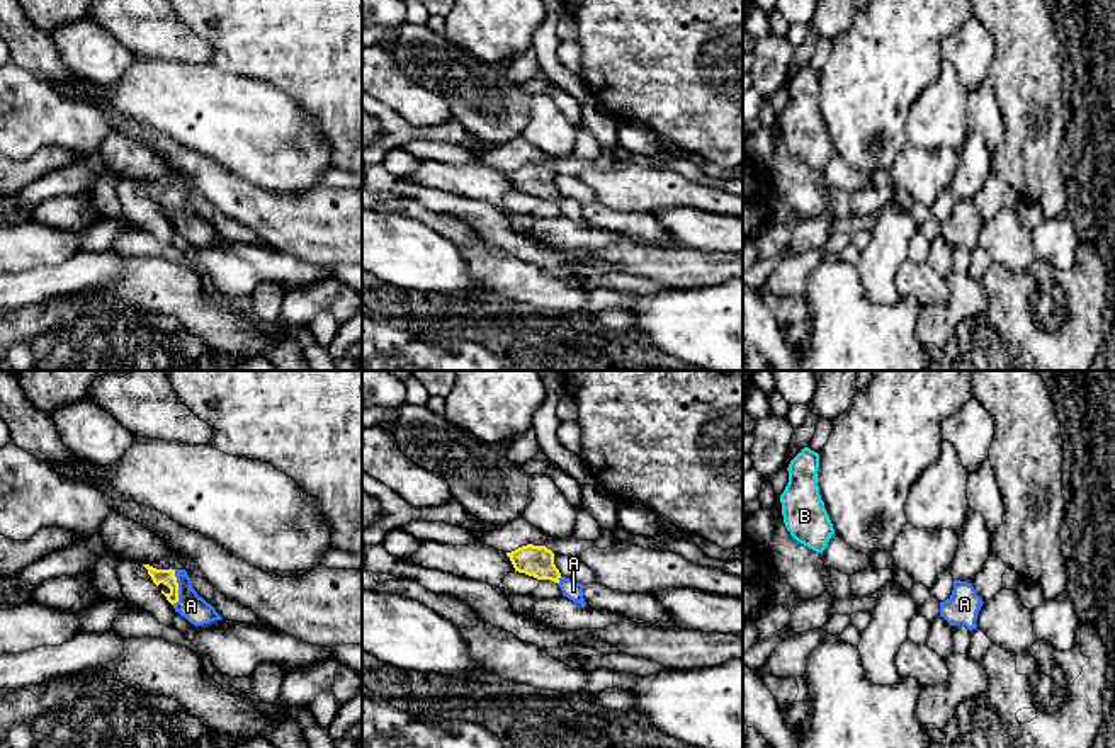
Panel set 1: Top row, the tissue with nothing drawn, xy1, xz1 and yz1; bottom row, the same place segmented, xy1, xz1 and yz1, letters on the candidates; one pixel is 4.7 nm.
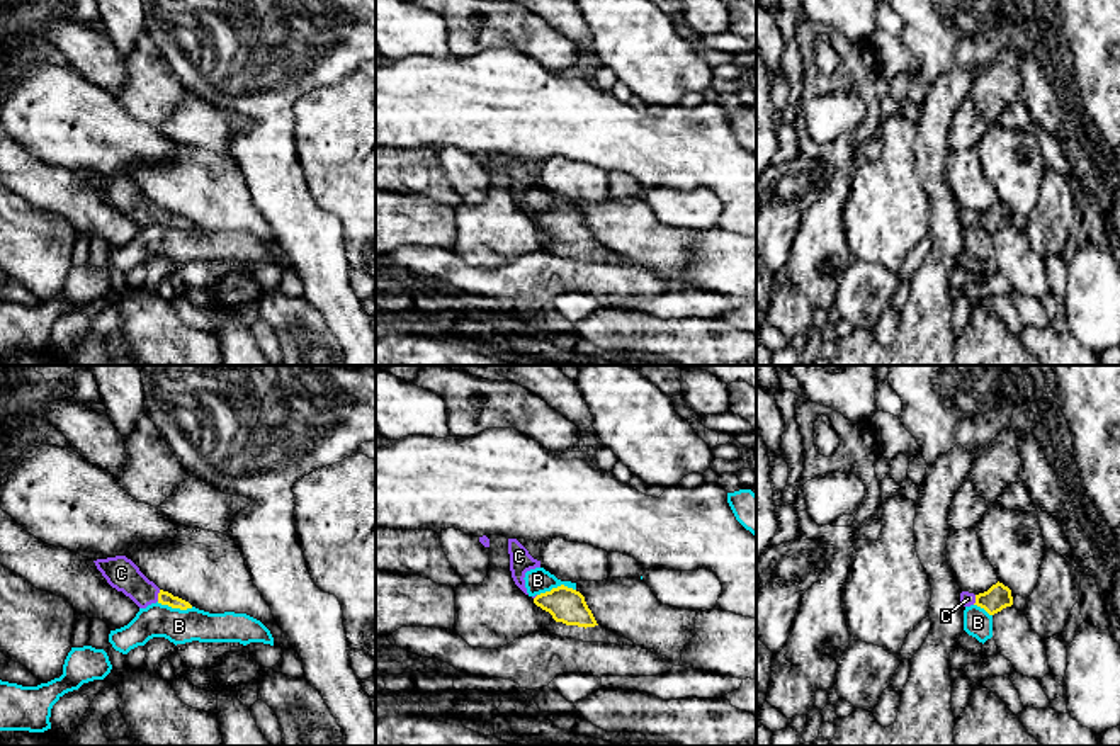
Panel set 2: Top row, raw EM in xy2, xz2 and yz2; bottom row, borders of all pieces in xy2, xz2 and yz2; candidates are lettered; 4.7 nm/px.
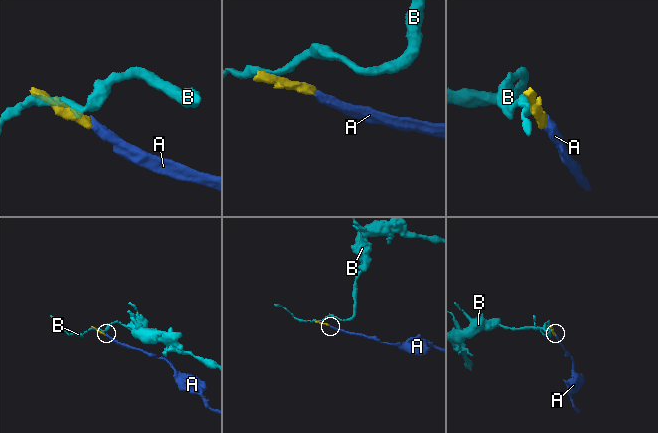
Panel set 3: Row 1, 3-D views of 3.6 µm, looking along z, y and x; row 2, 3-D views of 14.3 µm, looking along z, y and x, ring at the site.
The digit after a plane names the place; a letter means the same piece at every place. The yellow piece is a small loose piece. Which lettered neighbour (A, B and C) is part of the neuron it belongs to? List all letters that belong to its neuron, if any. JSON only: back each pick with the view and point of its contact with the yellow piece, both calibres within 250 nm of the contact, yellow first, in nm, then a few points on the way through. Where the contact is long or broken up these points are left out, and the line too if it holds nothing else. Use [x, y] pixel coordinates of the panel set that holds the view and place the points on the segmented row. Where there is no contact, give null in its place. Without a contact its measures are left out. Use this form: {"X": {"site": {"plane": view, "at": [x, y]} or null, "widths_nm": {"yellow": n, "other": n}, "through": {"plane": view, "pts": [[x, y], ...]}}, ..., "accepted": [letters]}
{"A": {"site": {"plane": "xy1", "at": [177, 589]}, "widths_nm": {"yellow": 80, "other": 120}, "through": {"plane": "xy1", "pts": [[167, 577], [177, 589], [191, 606]]}}, "C": {"site": {"plane": "xy2", "at": [158, 595]}, "widths_nm": {"yellow": 60, "other": 160}, "through": {"plane": "xy2", "pts": [[164, 597], [158, 595], [141, 592], [121, 573]]}}, "accepted": ["A", "C"]}

